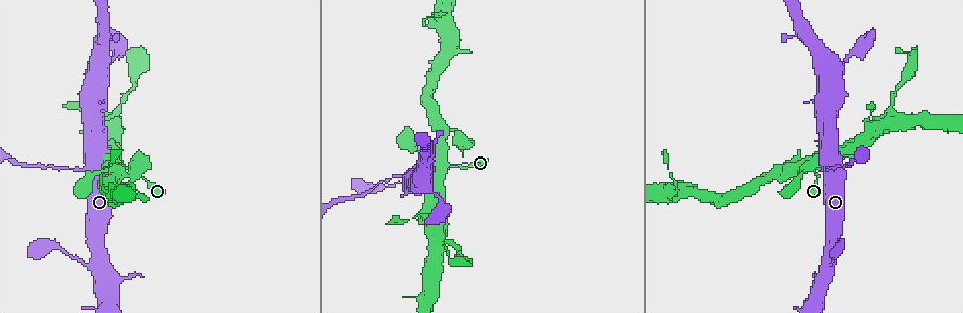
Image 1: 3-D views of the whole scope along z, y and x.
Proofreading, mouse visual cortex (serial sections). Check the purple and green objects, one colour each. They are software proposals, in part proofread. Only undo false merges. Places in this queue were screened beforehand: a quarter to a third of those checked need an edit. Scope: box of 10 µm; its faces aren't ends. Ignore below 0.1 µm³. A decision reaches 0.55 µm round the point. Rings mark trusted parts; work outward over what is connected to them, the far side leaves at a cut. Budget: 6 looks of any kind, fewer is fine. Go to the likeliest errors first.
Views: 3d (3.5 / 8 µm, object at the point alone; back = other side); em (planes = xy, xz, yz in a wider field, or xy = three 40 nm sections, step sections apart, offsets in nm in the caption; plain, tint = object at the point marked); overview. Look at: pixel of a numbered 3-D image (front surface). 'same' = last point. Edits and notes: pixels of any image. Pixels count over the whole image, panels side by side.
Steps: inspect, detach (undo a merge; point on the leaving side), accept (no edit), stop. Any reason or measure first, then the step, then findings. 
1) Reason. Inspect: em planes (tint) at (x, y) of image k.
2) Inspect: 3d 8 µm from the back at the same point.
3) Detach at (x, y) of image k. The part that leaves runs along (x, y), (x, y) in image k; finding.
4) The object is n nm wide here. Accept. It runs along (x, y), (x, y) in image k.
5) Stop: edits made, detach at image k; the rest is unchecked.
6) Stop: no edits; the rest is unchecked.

Thick turns thin. Inspect: 3d 3.5 µm at (88, 167) of image 1.

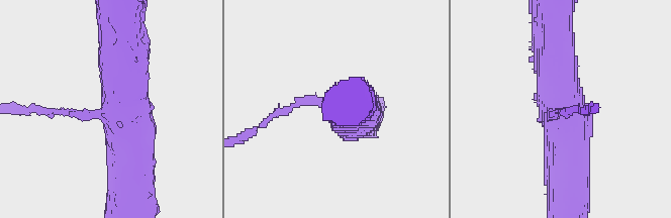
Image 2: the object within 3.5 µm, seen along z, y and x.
The arms are 150, 400, 600 nm wide. Accept. It runs along (569, 176), (553, 41) in image 2; one cell here.

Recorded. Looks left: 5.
Side arm on a straight run. Inspect: 3d 8 µm at (118, 172) of image 1.

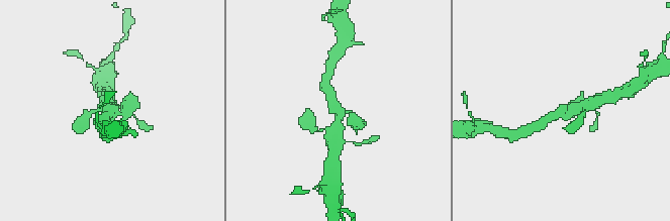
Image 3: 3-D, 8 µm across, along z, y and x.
Closer look. Inspect: 3d 3.5 µm at the same point.

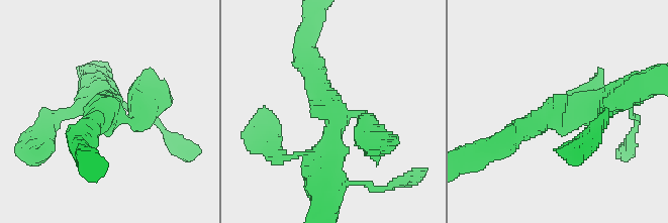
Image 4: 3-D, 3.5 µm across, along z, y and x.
Inspect: em xy step 2 (tint) at (109, 111) of image 4.

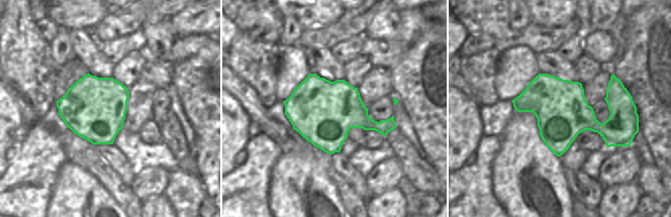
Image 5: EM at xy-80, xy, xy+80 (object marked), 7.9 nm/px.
The object is 500 nm wide here. Accept. It runs along (627, 95), (557, 110), (512, 135) in image 4; one cell here.

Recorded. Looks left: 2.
Branch point. Inspect: 3d 3.5 µm at (892, 118) of image 1.

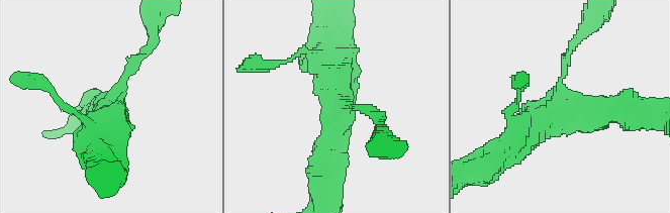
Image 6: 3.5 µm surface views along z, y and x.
3 arms meet here; the arms are 150, 400, 500 nm wide. Inspect: em xy step 5 (tint) at (560, 105) of image 6.

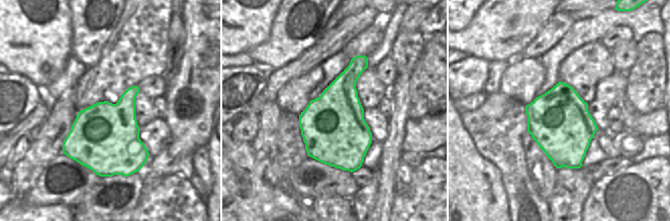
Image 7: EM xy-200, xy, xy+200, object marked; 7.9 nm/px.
Accept. All the same cell.

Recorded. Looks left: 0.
Stop: no edits; the rest is unchecked.

